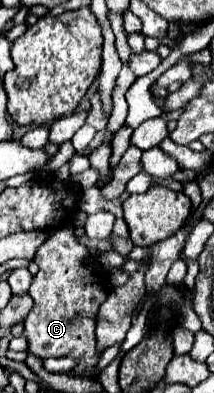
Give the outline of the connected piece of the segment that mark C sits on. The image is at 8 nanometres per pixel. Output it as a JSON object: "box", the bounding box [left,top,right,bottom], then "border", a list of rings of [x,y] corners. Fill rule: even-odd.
{"box":[24,228,108,372],"border":[[[62,228],[52,234],[36,252],[34,262],[40,266],[40,272],[34,276],[28,294],[34,300],[30,314],[24,320],[24,334],[28,338],[28,352],[38,358],[50,356],[70,356],[78,362],[74,368],[82,372],[86,368],[96,366],[96,314],[100,304],[108,296],[108,284],[102,276],[96,276],[88,266],[88,250],[86,246],[78,244],[74,238],[72,228]],[[82,312],[82,316],[78,316]]]}

